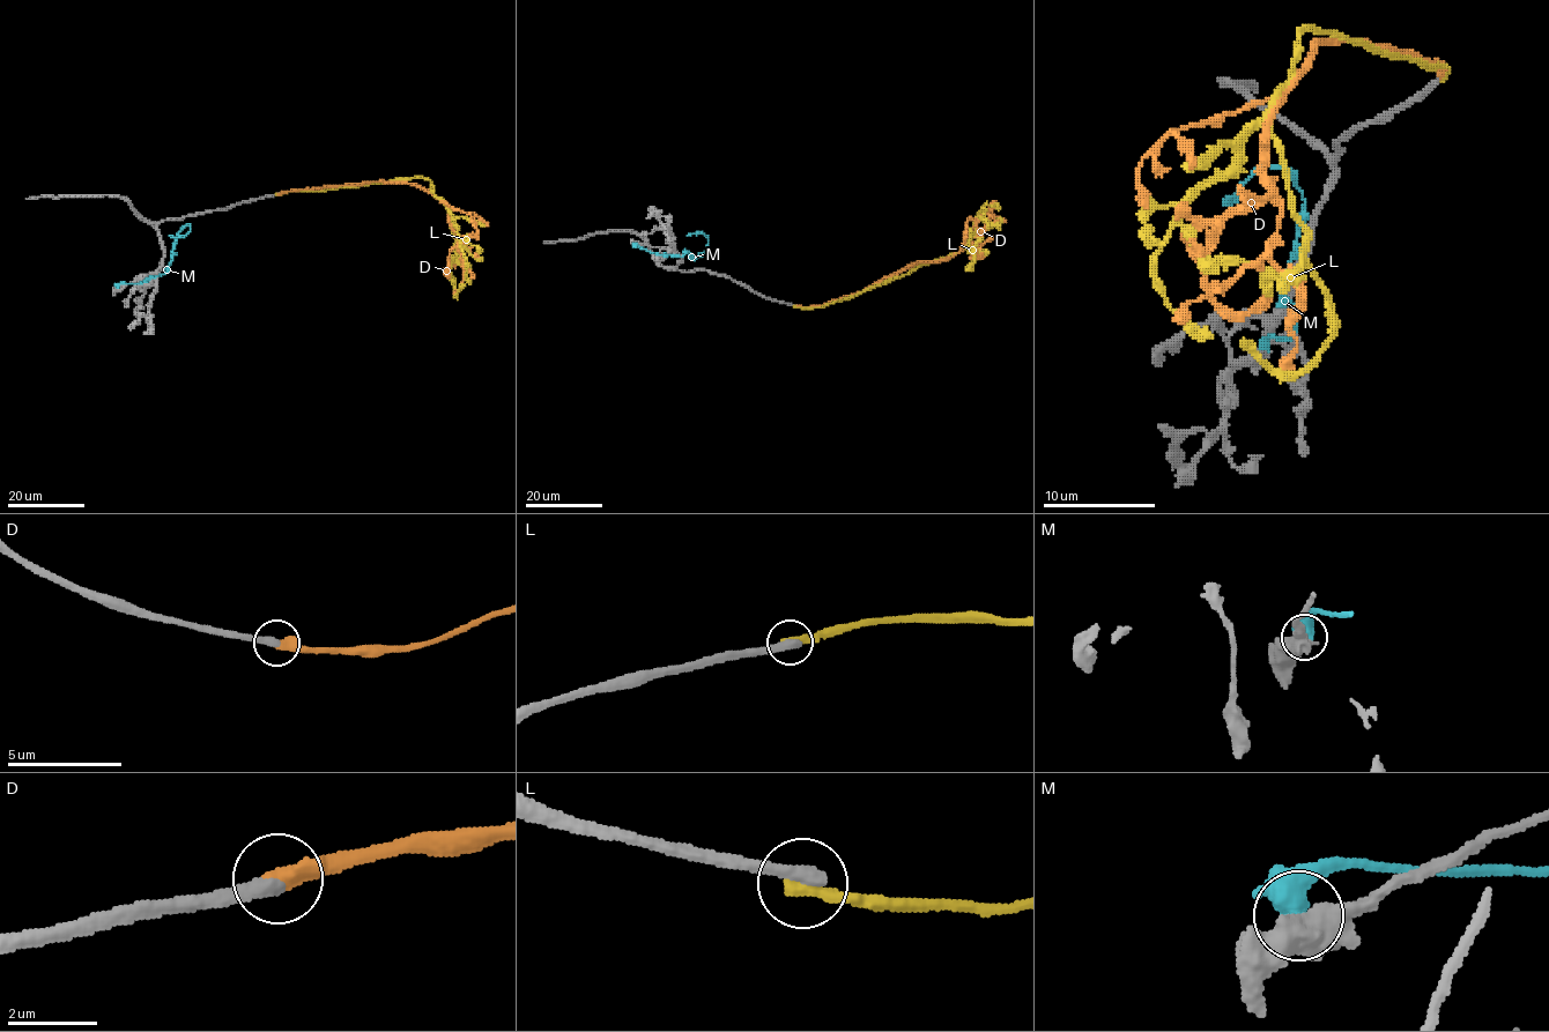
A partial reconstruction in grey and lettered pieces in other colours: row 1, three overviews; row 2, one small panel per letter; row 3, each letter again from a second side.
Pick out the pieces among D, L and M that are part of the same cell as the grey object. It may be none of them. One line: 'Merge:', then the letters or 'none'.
Merge: D

